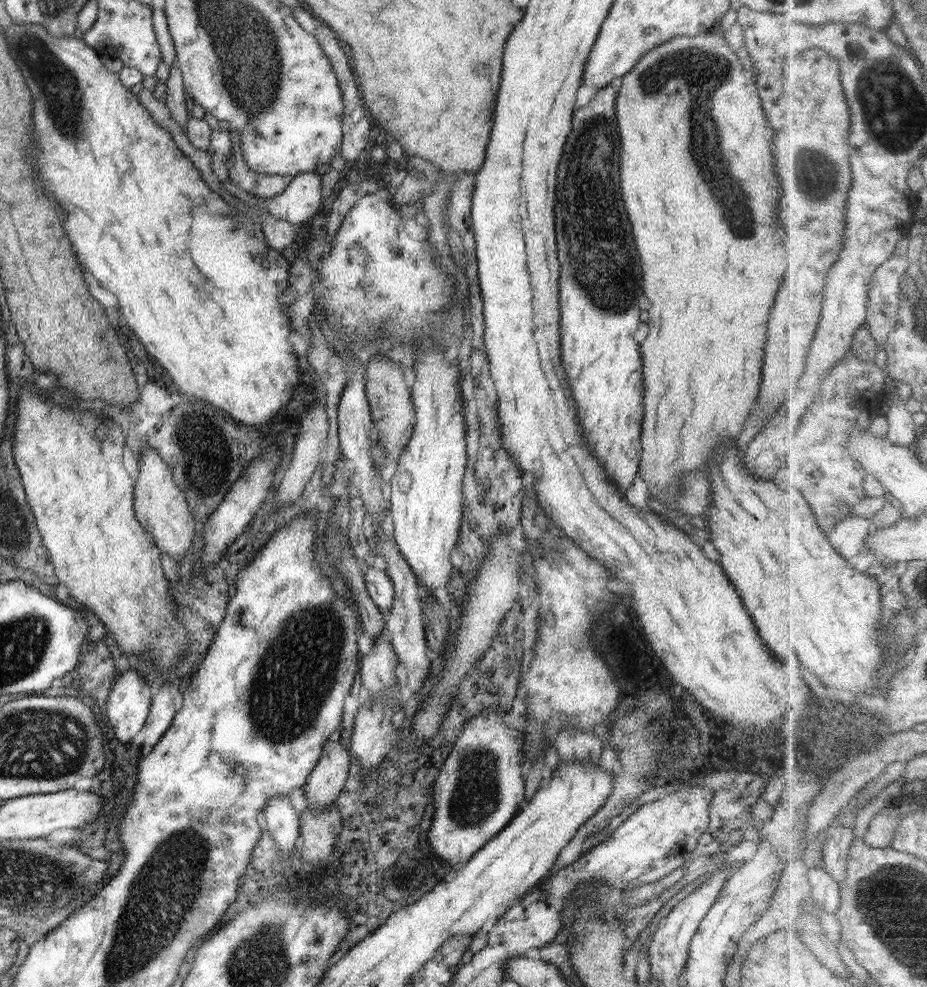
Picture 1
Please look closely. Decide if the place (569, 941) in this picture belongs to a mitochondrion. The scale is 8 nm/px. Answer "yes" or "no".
no

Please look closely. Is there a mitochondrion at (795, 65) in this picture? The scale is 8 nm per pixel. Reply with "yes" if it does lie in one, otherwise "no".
no

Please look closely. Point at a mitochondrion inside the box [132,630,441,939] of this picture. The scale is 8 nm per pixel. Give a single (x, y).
(406, 877)

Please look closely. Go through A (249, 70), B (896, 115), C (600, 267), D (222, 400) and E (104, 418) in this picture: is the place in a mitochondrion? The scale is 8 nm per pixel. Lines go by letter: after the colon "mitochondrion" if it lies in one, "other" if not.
A: mitochondrion
B: mitochondrion
C: mitochondrion
D: other
E: other

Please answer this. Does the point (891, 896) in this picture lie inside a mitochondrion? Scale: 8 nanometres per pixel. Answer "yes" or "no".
yes

